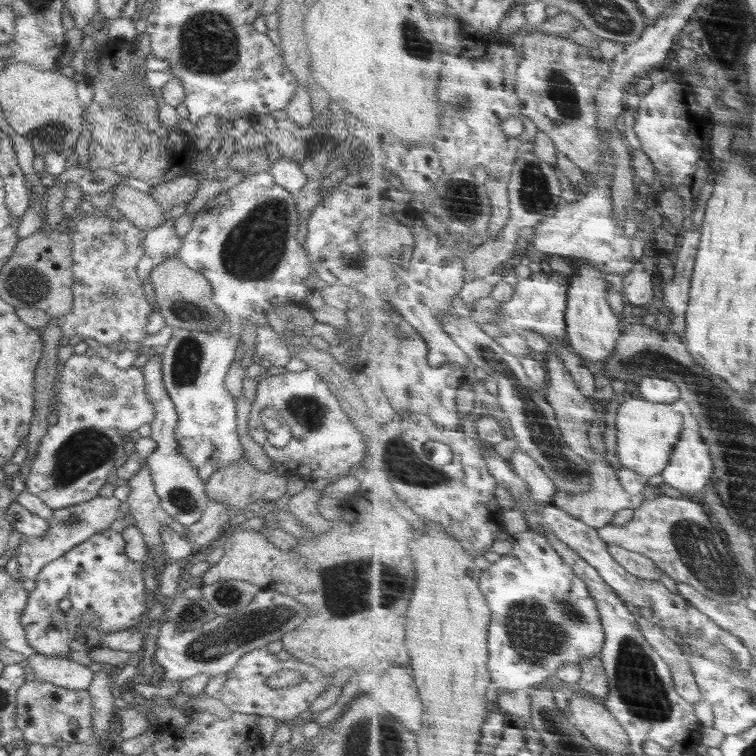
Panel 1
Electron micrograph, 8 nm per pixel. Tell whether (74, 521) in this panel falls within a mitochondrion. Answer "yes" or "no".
yes

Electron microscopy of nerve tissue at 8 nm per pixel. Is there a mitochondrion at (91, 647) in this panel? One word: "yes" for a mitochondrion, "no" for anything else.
no

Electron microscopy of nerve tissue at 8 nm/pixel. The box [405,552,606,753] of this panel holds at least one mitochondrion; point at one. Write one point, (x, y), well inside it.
(536, 629)

